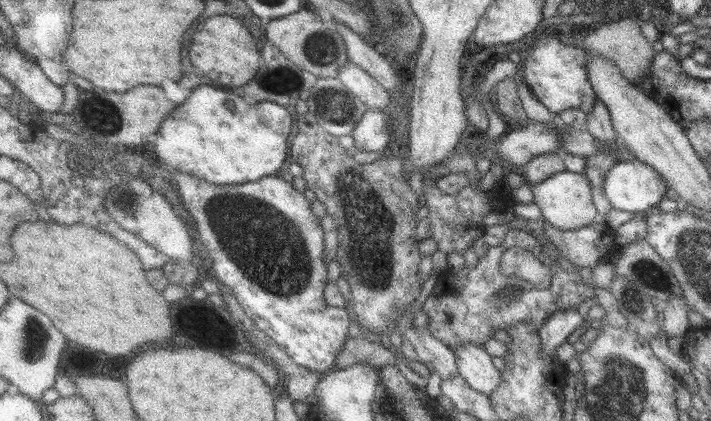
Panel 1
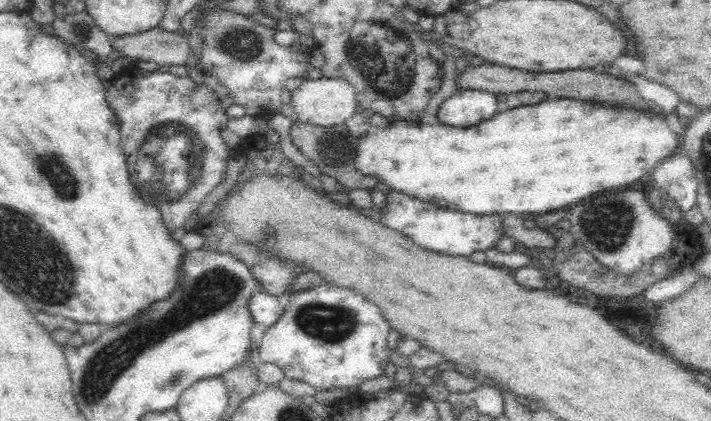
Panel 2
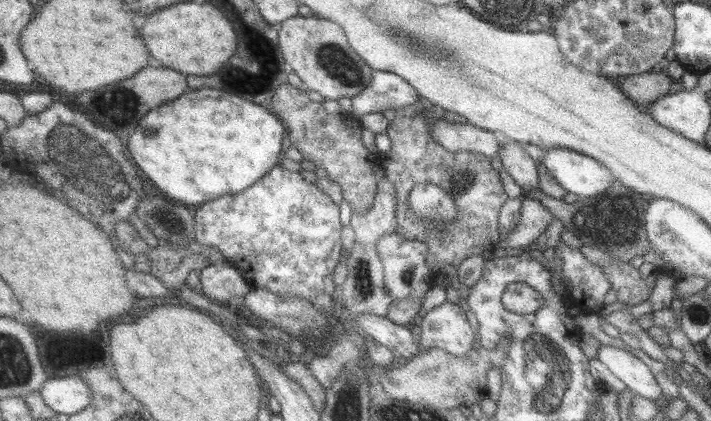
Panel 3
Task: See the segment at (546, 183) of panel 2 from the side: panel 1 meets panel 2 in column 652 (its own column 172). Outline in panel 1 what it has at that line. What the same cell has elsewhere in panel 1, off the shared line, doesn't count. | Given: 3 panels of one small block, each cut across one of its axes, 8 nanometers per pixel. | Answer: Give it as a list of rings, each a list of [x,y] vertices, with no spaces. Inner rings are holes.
[[[199,86],[193,96],[183,102],[163,124],[157,134],[155,154],[163,166],[169,170],[191,172],[203,180],[211,180],[215,184],[249,184],[259,182],[265,176],[275,176],[287,162],[289,154],[289,136],[293,132],[293,116],[287,106],[277,102],[259,102],[251,104],[243,96],[237,96],[227,90],[219,90],[213,86]]]

